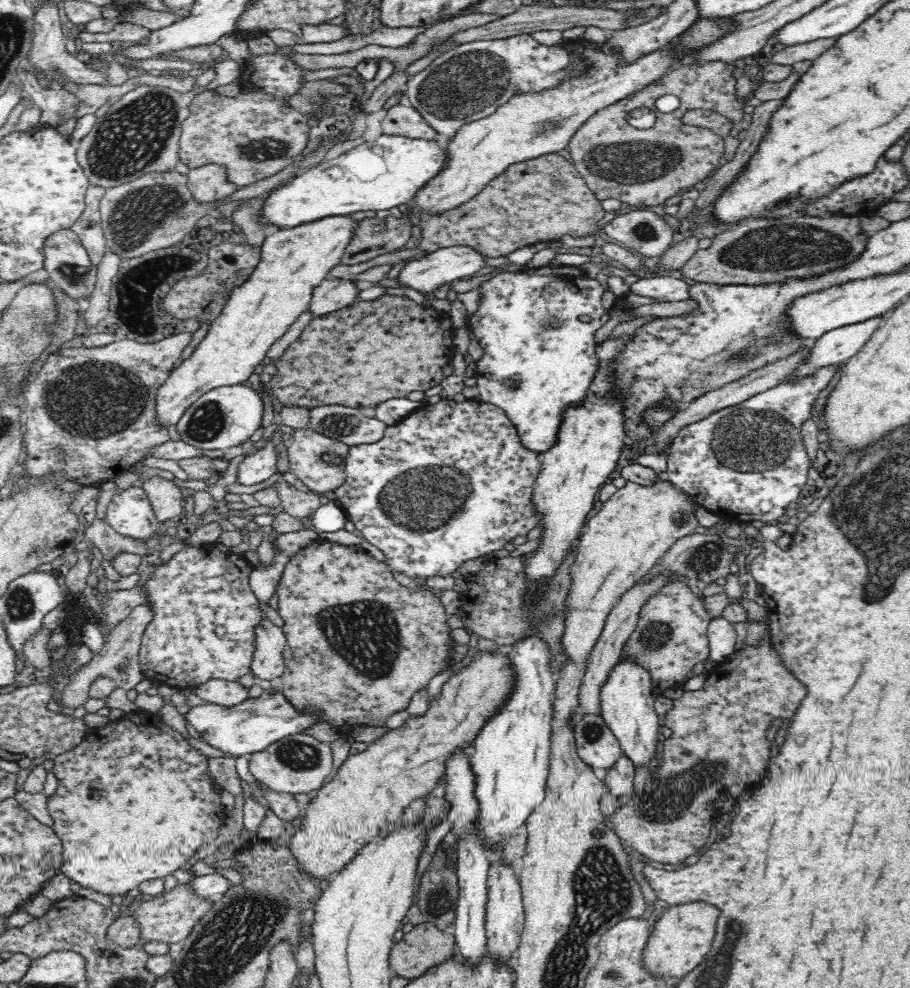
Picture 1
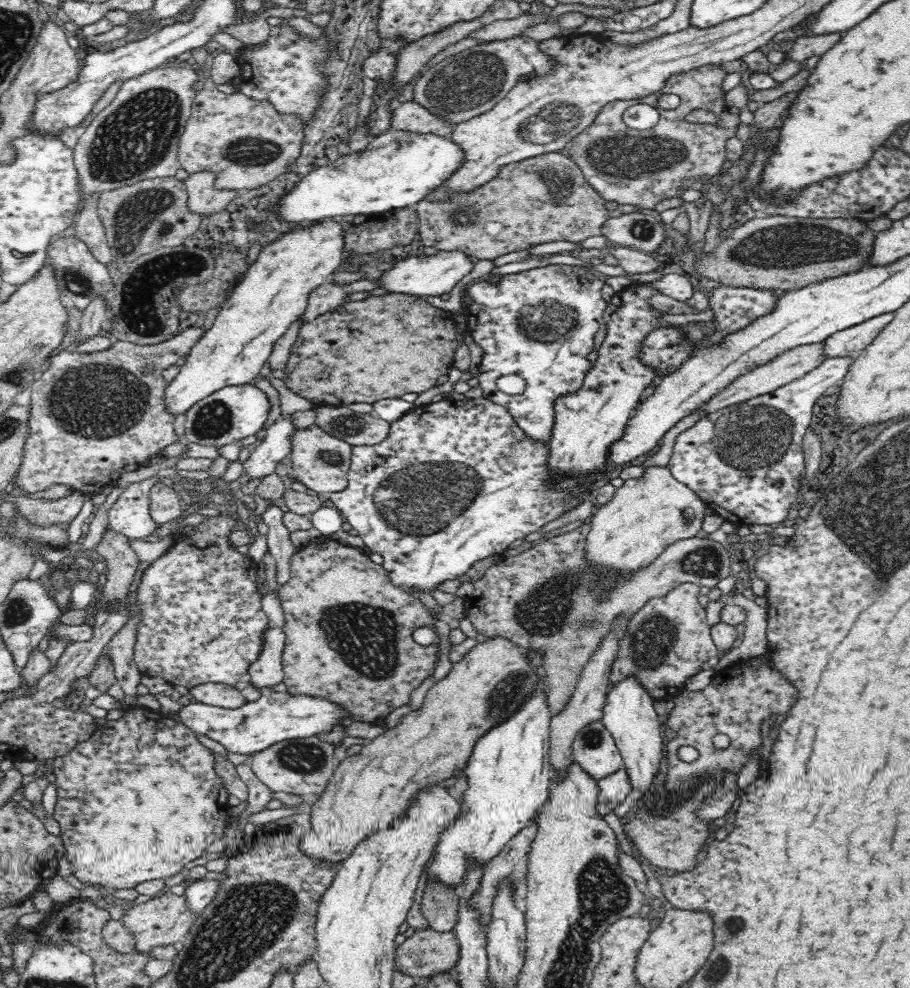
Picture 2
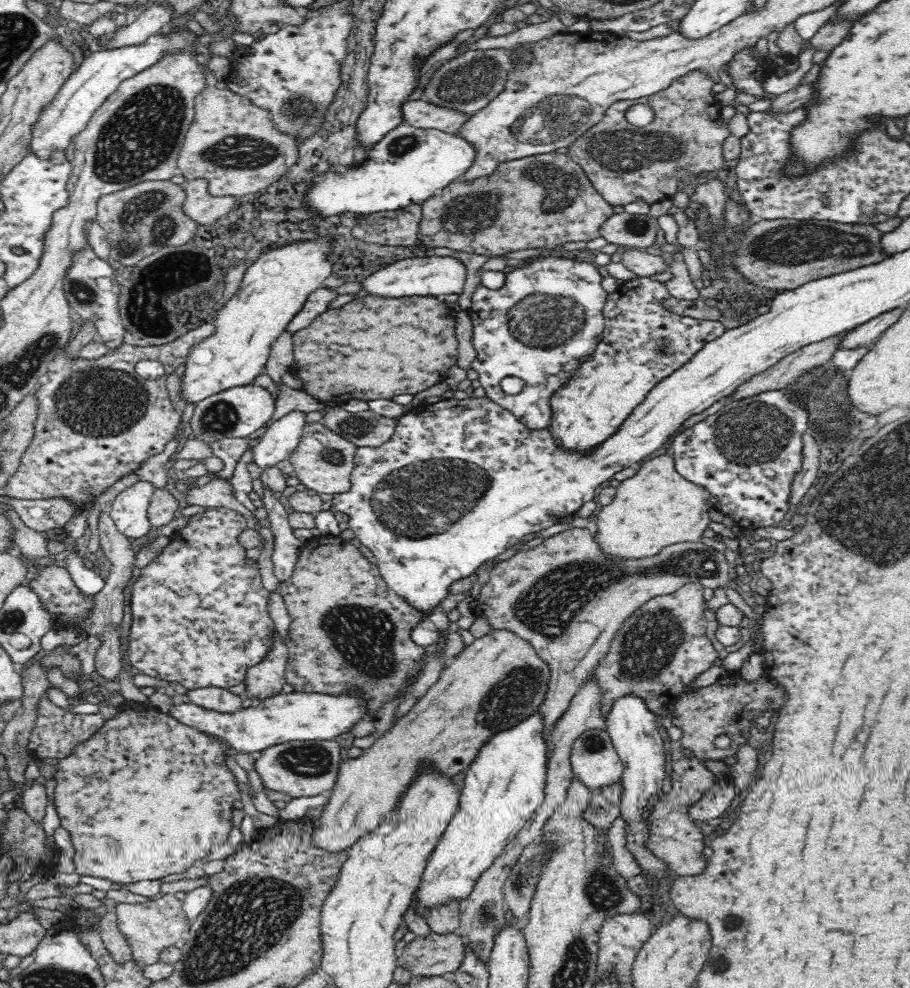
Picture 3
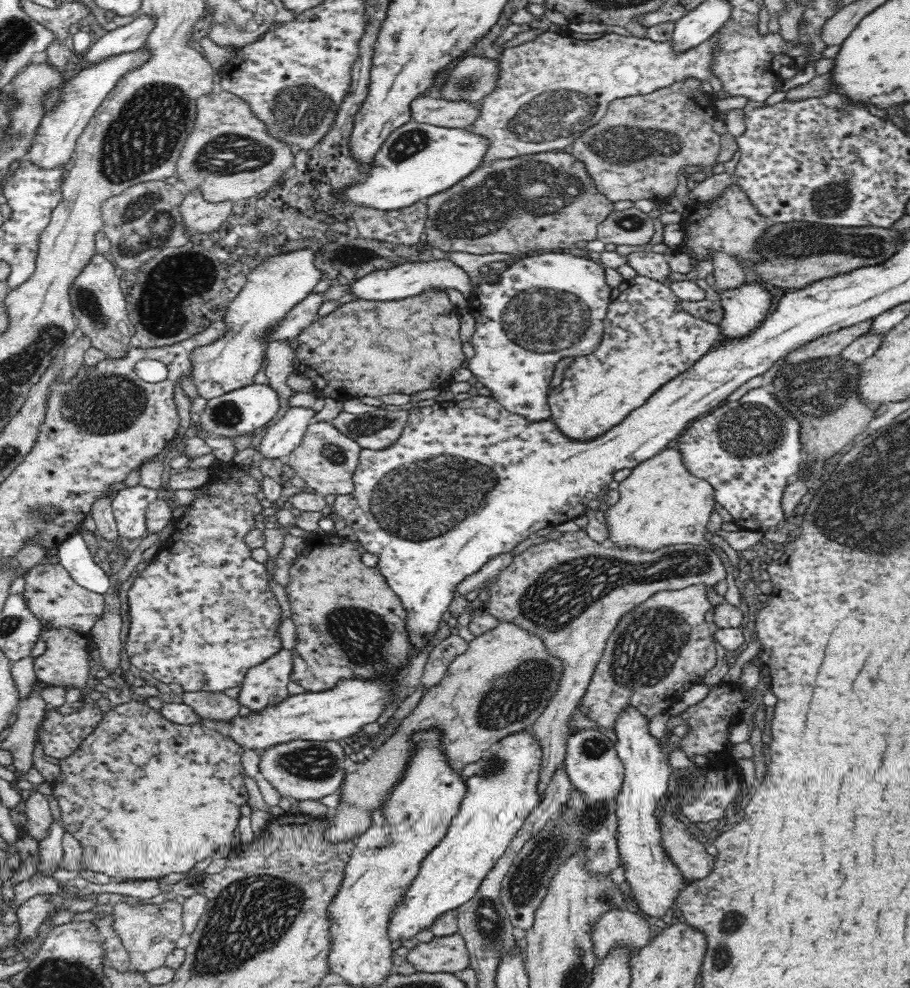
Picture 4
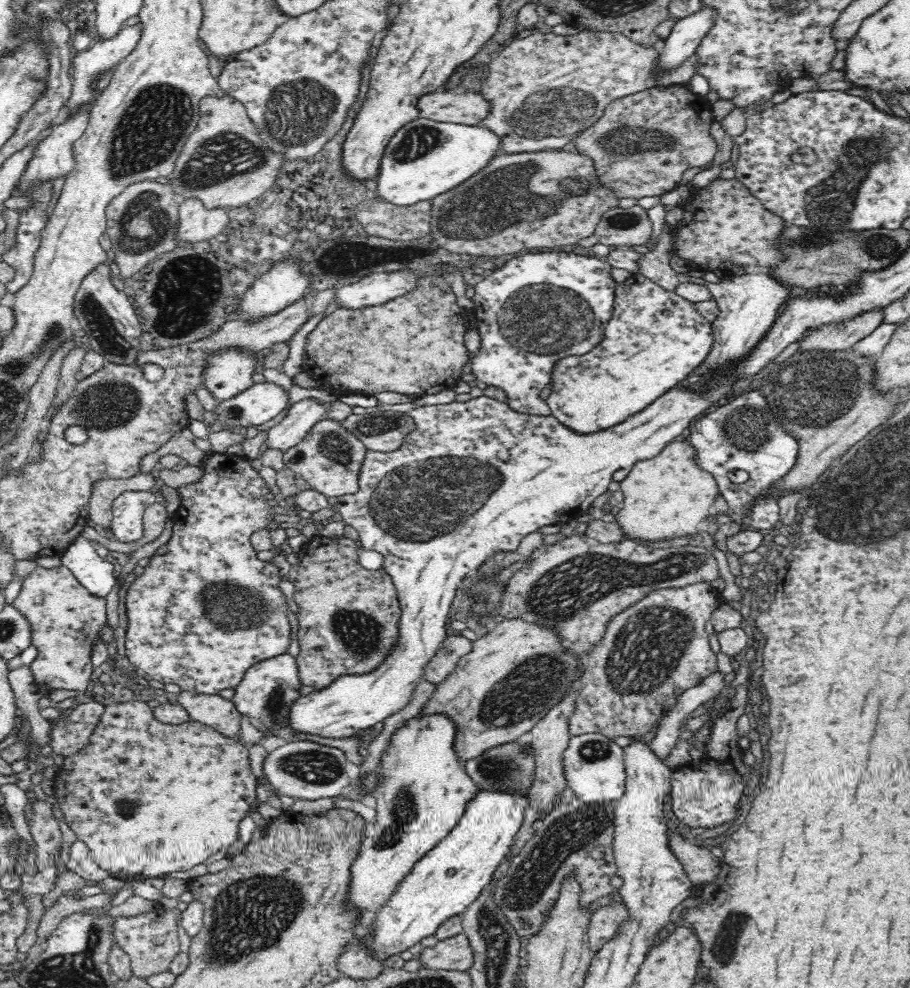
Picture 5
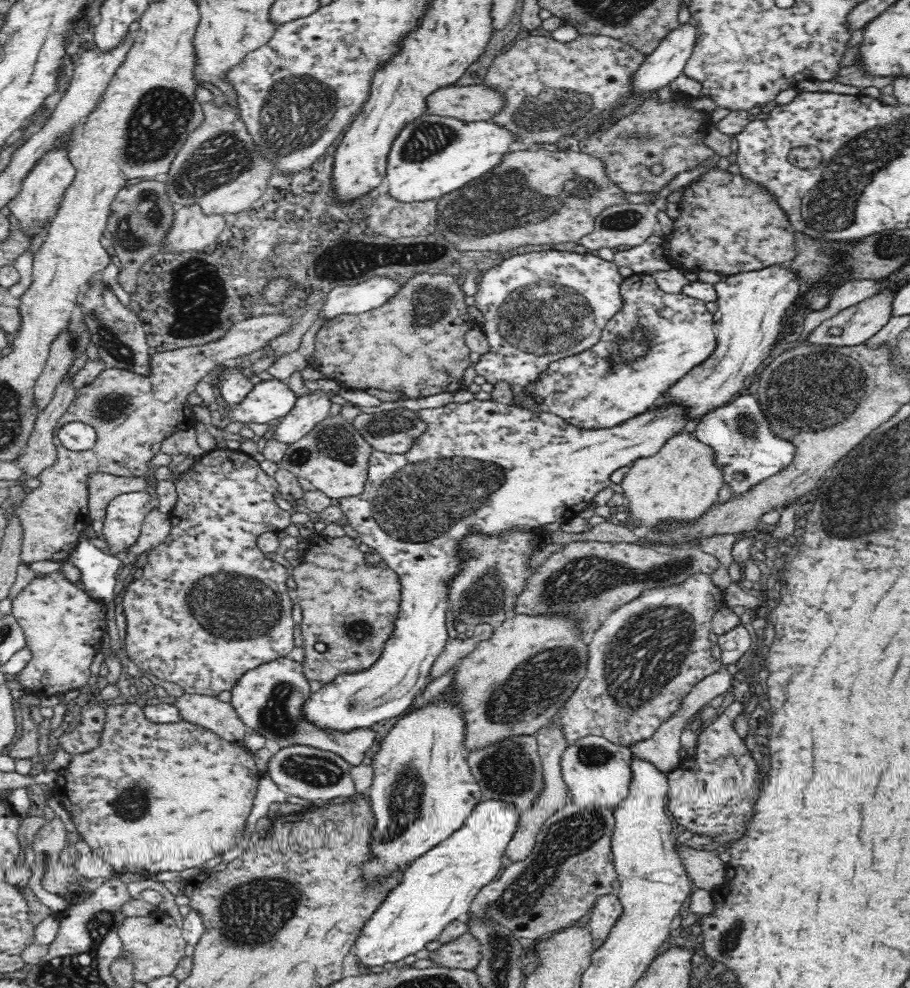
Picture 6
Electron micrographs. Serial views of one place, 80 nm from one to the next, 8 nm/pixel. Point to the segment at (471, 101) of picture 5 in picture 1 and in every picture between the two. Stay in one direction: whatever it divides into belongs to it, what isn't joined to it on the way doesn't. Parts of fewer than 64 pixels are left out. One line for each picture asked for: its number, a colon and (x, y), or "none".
1: (402, 120)
2: (409, 116)
3: (419, 114)
4: (441, 113)

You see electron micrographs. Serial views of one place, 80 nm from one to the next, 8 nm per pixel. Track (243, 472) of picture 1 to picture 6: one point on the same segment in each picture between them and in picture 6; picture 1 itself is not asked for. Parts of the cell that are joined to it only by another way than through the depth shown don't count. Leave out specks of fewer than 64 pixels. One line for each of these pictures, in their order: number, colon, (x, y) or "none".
2: (265, 457)
3: (279, 441)
4: (280, 439)
5: (301, 416)
6: (308, 411)

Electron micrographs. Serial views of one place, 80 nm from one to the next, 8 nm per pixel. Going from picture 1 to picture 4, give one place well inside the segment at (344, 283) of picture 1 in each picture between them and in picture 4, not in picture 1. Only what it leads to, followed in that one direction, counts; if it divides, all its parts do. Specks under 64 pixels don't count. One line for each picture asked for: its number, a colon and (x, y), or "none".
2: (328, 296)
3: (318, 301)
4: (304, 314)

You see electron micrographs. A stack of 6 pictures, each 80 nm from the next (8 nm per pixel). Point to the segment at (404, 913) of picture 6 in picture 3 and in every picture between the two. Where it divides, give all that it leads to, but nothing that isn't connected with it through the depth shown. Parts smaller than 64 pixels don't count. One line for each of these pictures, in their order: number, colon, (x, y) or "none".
3: (505, 784)
4: (497, 802)
5: (451, 875)

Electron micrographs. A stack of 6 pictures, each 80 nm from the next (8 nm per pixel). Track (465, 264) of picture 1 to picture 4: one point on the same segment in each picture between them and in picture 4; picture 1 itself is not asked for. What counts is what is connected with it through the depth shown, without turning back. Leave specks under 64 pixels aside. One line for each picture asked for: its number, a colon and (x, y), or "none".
2: (424, 274)
3: (435, 276)
4: (410, 279)

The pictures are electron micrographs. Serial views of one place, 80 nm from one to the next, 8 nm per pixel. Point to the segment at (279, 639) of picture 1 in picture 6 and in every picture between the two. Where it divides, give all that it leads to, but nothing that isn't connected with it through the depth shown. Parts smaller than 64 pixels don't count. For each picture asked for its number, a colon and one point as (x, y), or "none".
2: (267, 670)
3: (266, 678)
4: (265, 683)
5: (265, 693)
6: (267, 699)

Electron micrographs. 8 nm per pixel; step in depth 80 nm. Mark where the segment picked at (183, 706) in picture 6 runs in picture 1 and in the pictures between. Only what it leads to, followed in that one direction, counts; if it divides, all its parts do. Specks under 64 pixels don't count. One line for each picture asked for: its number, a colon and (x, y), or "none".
1: (224, 692)
2: (218, 694)
3: (221, 699)
4: (213, 705)
5: (214, 710)

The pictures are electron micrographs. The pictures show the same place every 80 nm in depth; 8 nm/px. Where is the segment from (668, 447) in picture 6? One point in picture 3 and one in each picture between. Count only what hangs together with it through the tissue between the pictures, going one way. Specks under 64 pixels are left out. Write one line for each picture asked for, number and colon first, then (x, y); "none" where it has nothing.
3: (656, 508)
4: (661, 504)
5: (667, 497)

